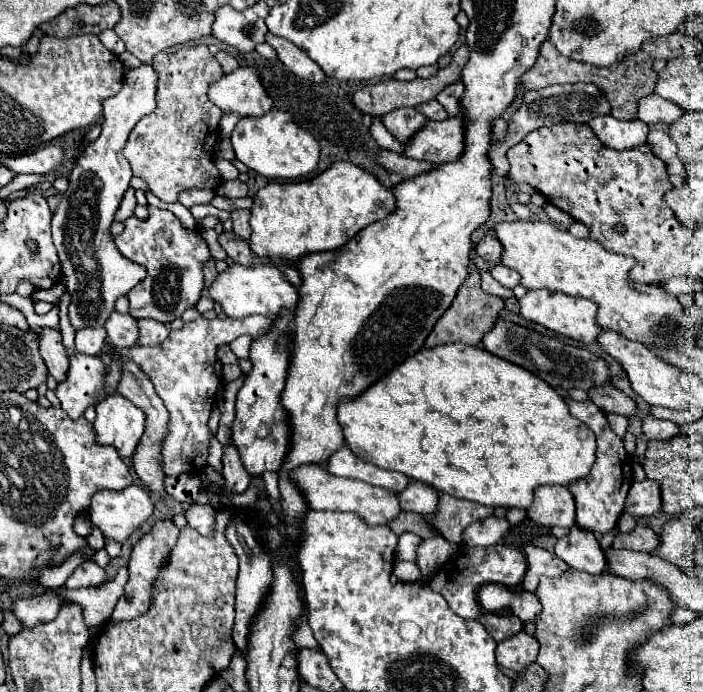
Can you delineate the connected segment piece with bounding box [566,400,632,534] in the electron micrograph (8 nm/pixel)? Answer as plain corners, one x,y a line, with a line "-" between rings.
566,400
570,406
570,414
578,418
580,422
588,424
592,432
596,434
598,440
598,452
596,452
596,462
590,470
590,474
578,482
568,484
568,488
574,494
576,500
576,524
582,530
590,532
600,532
606,534
616,528
616,522
620,514
624,512
624,502
626,494
632,484
632,464
630,464
630,454
624,450
622,440
610,430
604,412
594,404
594,402
576,402
576,400

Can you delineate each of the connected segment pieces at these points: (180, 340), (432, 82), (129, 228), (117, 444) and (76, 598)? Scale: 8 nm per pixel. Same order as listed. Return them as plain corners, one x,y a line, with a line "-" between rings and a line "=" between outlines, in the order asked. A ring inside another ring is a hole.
258,314
242,320
206,320
204,316
198,316
196,320
186,322
180,330
172,330
170,336
158,346
134,346
118,350
124,360
134,360
144,370
144,374
148,374
156,388
156,394
162,398
164,406
170,412
170,432
162,446
164,472
168,476
197,475
198,472
200,475
200,470
206,468
208,446
212,438
208,420
216,402
214,394
218,394
222,386
222,364
216,356
218,348
230,344
242,334
250,334
254,340
262,338
272,330
272,326
274,322
270,318
262,318
=
462,44
462,46
452,54
452,62
450,62
446,68
438,70
434,76
430,76
430,78
426,78
426,80
416,78
416,80
412,80
412,82
386,80
386,82
380,82
380,84
368,84
368,86
360,88
360,90
354,94
354,100
352,100
352,102
354,102
354,106
356,106
356,110
358,110
360,114
370,114
372,118
374,118
374,116
382,118
382,116
388,114
390,110
396,110
396,108
402,108
402,106
416,106
416,104
420,104
420,102
428,102
428,100
436,98
436,94
438,94
444,86
448,86
448,84
460,80
460,72
462,72
462,68
464,68
466,62
468,62
468,46
=
150,206
150,216
146,220
138,220
130,216
124,224
124,232
114,238
118,250
132,262
146,266
148,276
134,290
128,292
130,314
140,318
152,318
162,324
180,318
182,312
194,306
204,290
204,274
202,268
208,260
212,260
210,248
198,230
184,228
180,220
168,212
=
108,394
96,406
94,430
100,444
110,444
122,458
130,458
144,434
144,412
130,400
=
122,566
116,574
116,578
110,582
104,582
104,586
78,588
78,590
58,588
58,592
68,602
80,602
84,606
86,622
92,628
92,626
98,626
110,618
110,614
112,614
124,586
126,586
126,580
128,580
128,566

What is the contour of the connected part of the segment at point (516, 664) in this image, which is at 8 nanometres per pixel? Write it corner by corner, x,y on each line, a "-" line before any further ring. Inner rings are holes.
524,630
502,640
496,648
496,662
508,670
524,672
536,660
538,642
534,636
528,636

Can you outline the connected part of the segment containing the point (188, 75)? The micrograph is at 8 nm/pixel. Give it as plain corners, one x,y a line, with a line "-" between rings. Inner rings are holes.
204,44
160,52
152,66
158,72
158,108
134,126
124,146
124,156
134,176
142,178
154,196
164,202
176,202
178,194
186,188
216,188
222,182
212,160
222,110
208,100
206,92
224,72

